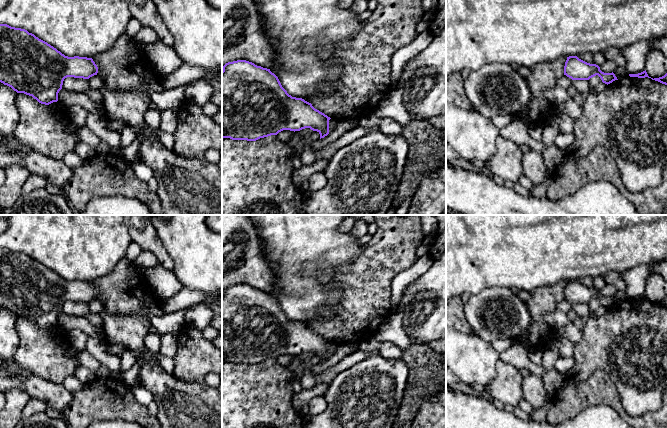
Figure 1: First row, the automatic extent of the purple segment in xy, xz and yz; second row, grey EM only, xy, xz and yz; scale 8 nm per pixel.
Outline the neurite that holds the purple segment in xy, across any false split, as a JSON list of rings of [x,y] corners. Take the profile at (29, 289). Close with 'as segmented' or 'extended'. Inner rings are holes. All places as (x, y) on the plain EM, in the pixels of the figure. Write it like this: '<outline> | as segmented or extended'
[[[0,248],[0,306],[17,317],[32,320],[39,327],[49,329],[58,325],[65,302],[89,303],[97,297],[98,291],[92,282],[65,280],[25,253]]] | as segmented

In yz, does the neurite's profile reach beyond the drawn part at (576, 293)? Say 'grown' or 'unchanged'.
unchanged

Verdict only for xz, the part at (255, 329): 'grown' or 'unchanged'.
unchanged

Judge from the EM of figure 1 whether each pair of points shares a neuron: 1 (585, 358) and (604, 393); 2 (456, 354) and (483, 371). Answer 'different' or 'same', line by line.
1: different
2: same

